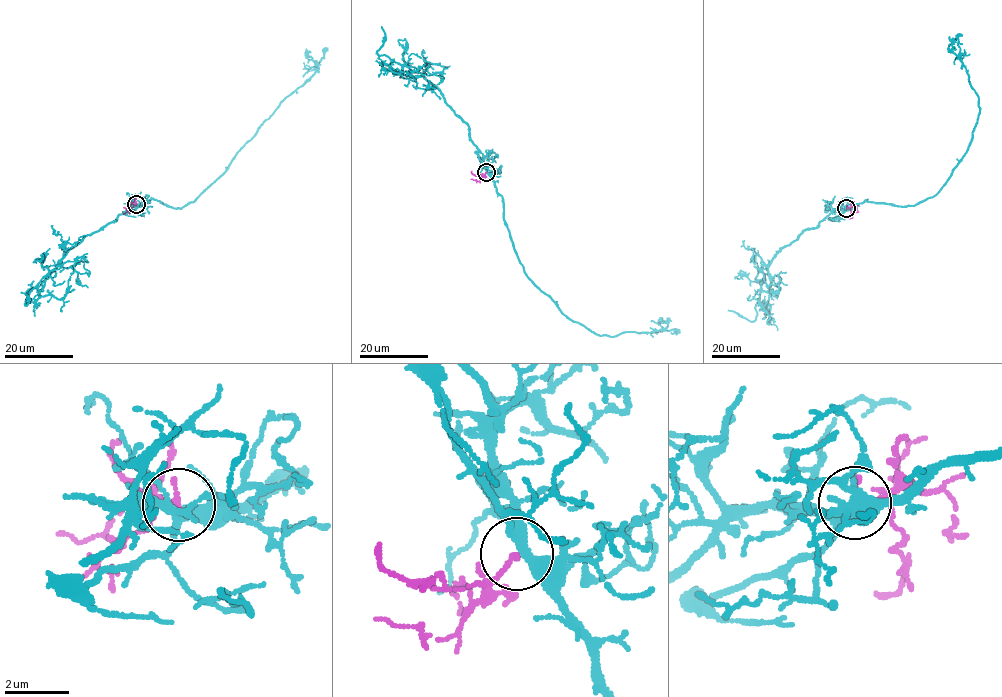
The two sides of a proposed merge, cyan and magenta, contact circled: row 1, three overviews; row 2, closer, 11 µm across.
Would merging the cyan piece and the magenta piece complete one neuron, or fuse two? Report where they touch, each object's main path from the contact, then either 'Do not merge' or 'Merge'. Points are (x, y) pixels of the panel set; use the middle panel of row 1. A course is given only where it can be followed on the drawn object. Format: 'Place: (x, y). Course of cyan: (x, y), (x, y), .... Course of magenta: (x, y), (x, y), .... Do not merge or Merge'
Place: (486, 172). Course of cyan: (486, 172), (501, 196), (504, 224), (524, 272), (572, 320), (591, 331), (616, 336), (667, 327), (661, 318). Course of magenta: (486, 172), (479, 181), (471, 179). Merge

